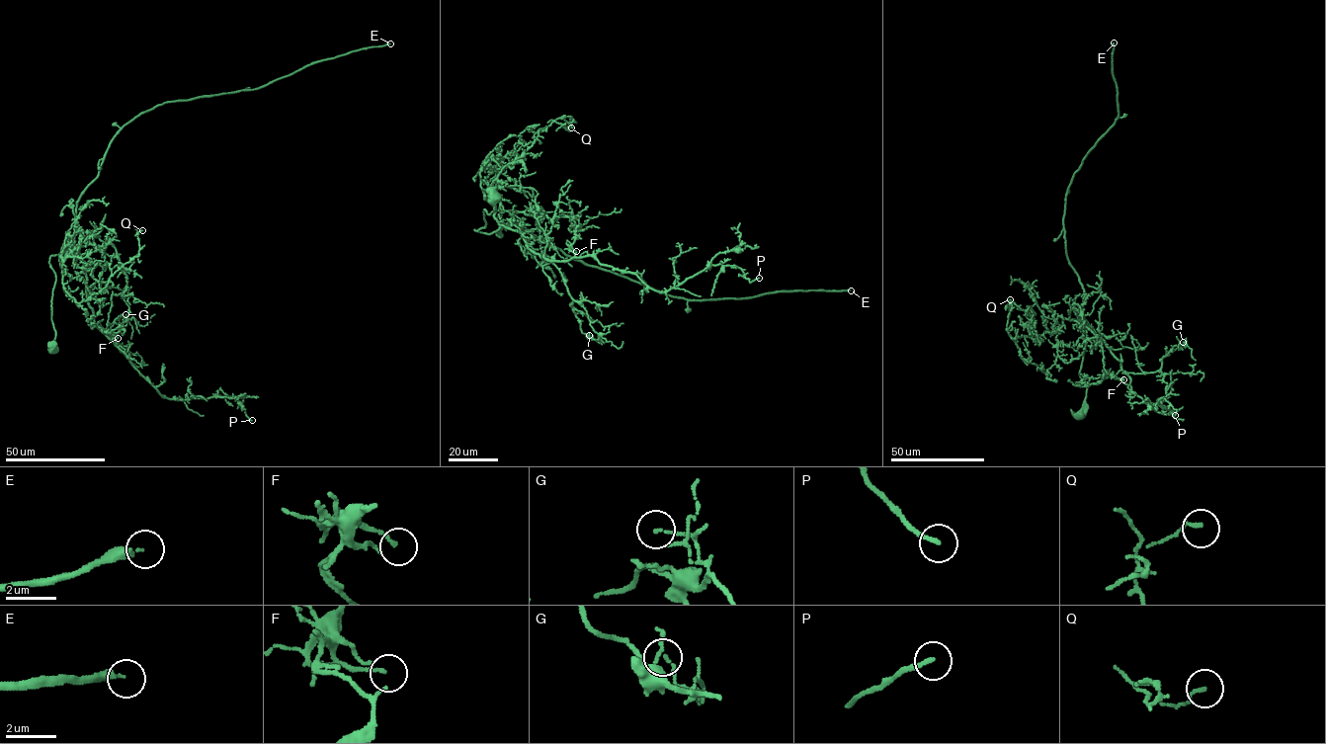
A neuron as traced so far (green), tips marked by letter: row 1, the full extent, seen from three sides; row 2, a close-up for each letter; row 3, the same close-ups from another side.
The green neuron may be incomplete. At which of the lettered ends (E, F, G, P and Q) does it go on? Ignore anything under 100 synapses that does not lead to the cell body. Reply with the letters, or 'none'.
E

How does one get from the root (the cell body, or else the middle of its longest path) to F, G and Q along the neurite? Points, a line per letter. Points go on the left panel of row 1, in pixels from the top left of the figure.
F: (52, 349), (55, 278), (49, 258), (73, 251), (86, 271), (93, 322), (115, 344), (113, 339), (118, 338)
G: (52, 349), (52, 255), (73, 251), (81, 262), (93, 322), (108, 336), (115, 319), (125, 320), (125, 314)
Q: (52, 349), (49, 258), (72, 251), (68, 247), (60, 258), (62, 284), (80, 302), (139, 255), (142, 230)

